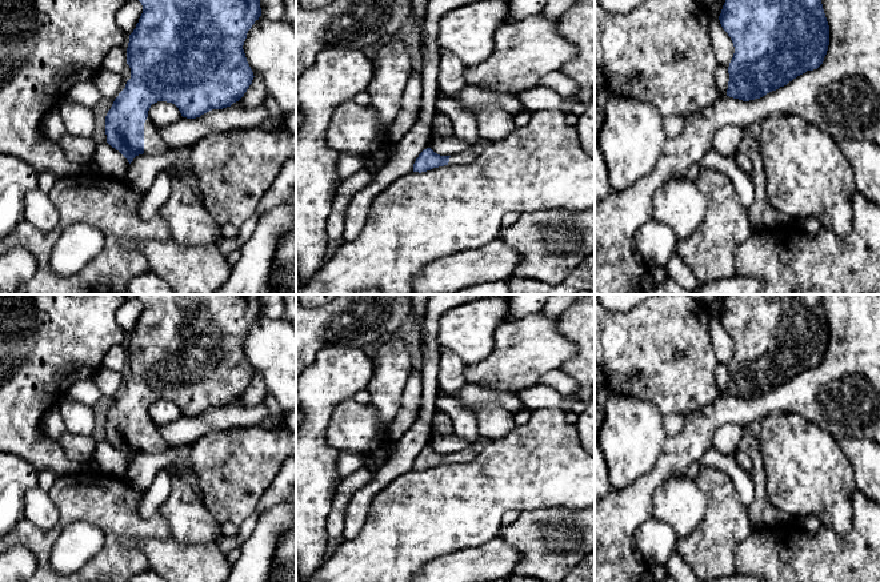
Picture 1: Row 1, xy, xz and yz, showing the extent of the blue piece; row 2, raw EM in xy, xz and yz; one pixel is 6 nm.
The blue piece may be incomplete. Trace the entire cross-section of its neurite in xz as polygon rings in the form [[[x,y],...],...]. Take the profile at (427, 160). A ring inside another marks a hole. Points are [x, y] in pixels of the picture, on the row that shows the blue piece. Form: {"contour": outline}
{"contour": [[[431,148],[424,149],[413,164],[413,172],[427,172],[444,165],[471,164],[477,157],[475,148],[465,149],[453,156],[440,156]]]}

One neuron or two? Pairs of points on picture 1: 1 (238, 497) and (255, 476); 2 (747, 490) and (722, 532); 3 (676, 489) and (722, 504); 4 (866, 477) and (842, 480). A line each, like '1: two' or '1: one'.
1: one
2: two
3: two
4: two

